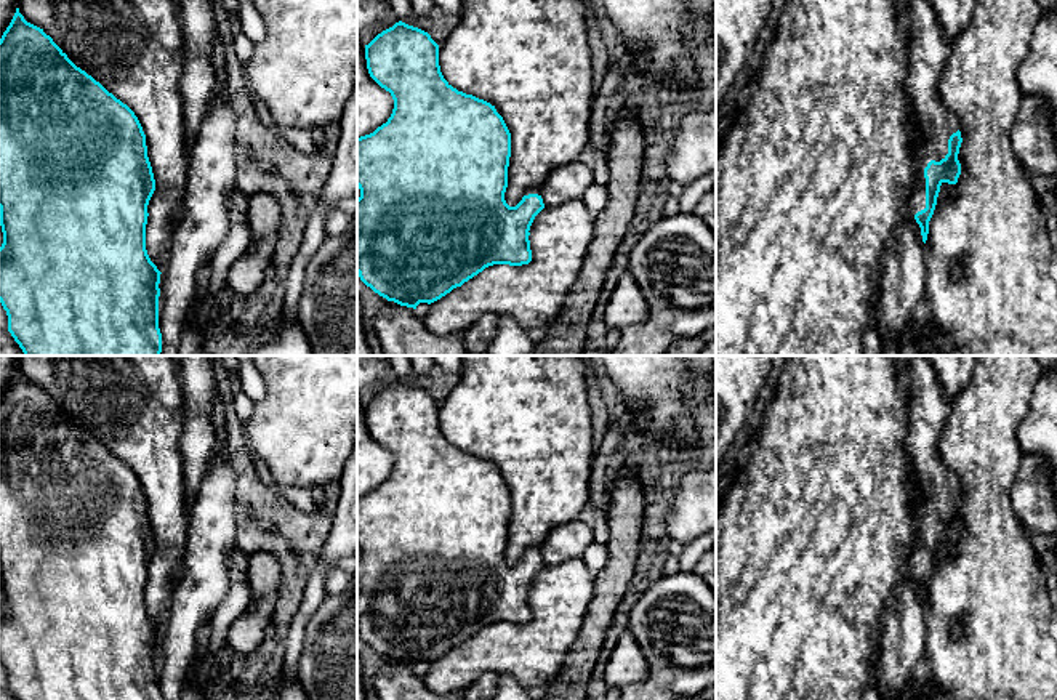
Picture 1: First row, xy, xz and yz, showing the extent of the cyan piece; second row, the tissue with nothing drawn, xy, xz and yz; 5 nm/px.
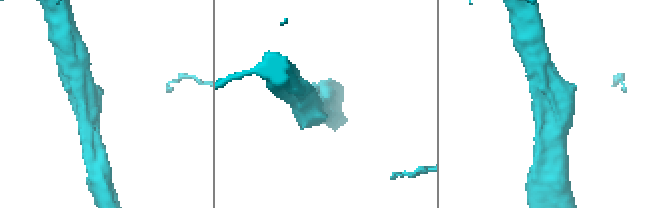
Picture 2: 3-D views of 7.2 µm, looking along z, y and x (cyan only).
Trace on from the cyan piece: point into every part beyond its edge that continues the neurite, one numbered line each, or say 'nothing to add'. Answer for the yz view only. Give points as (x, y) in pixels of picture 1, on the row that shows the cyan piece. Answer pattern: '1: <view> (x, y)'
1: yz (934, 122)

